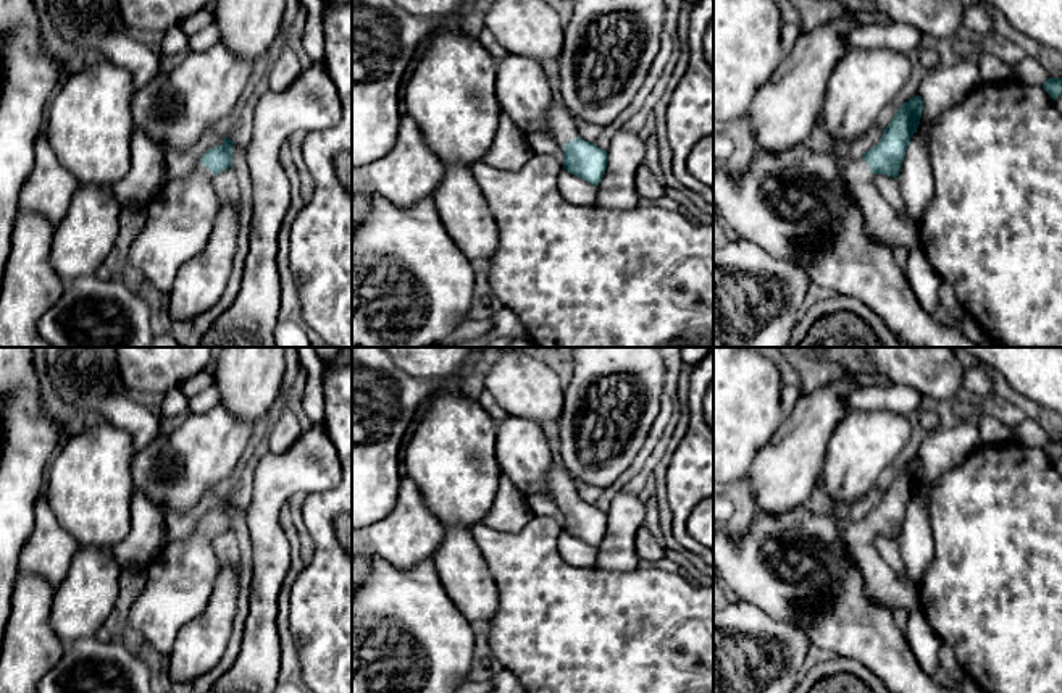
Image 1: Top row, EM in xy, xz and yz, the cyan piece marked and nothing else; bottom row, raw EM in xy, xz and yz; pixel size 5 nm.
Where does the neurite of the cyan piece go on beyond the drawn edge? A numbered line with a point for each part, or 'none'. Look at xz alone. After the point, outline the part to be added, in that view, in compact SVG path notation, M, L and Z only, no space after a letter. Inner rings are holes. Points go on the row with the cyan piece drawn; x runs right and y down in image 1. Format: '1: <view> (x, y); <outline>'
1: xz (560, 125); M560 99L552 100L542 132L550 136L560 147L578 137L575 116Z

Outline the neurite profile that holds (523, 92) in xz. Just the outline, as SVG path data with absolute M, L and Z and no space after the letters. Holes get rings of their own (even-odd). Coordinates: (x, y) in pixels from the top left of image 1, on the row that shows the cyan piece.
M510 53L499 61L495 99L502 115L525 134L544 131L554 95L539 61Z

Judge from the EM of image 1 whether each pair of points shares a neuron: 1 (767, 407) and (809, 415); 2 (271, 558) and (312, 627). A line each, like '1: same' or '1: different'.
1: different
2: different

